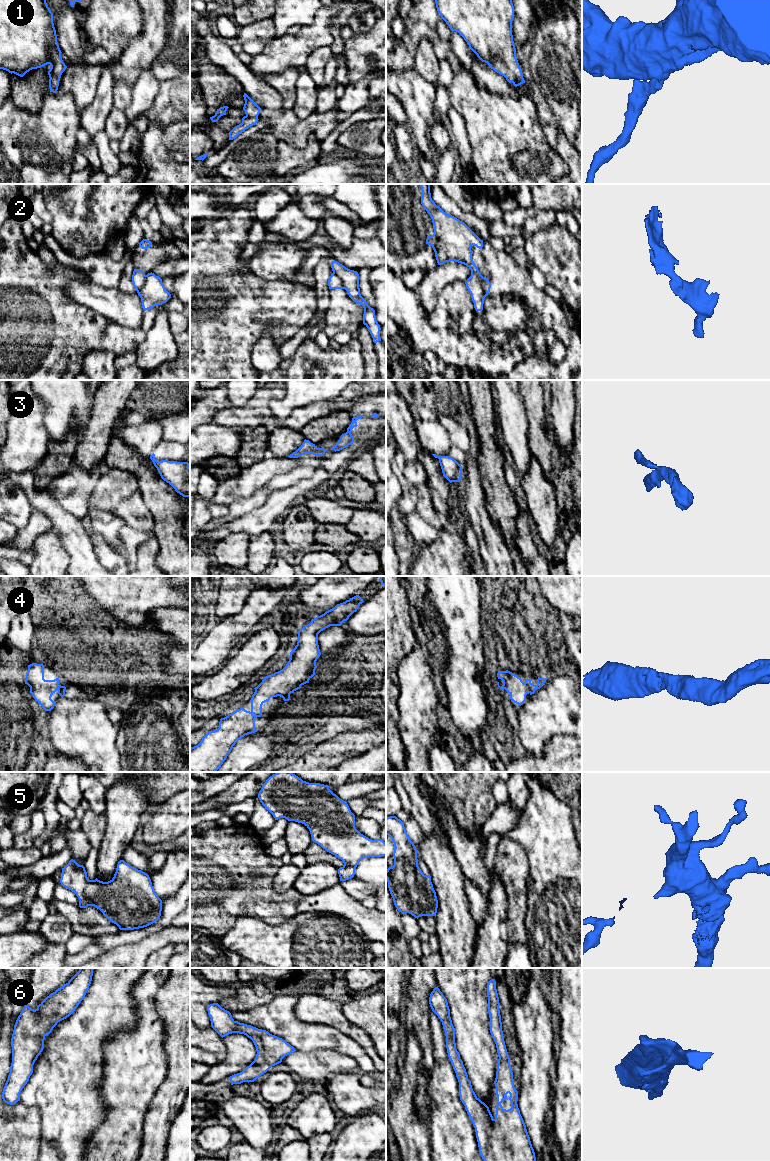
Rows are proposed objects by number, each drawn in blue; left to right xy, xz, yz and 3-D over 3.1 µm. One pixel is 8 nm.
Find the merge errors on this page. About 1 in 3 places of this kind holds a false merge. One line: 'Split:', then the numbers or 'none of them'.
Split: 2, 3

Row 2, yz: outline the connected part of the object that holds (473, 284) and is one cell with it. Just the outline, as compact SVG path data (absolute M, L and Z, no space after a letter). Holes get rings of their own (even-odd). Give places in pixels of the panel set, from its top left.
M471 275L465 282L468 291L471 294L472 301L474 303L474 308L476 311L483 310L484 299L487 296L481 283L479 277L476 275Z

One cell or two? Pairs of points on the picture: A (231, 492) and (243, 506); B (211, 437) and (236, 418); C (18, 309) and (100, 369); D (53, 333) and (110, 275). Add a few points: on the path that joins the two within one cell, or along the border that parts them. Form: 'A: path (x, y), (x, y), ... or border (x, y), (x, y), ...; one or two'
A: border (259, 489), (246, 498), (237, 498), (228, 506); two
B: border (212, 421), (241, 429); two
C: border (107, 352), (90, 351), (85, 356), (81, 369); two
D: border (70, 267), (75, 267), (89, 281); two

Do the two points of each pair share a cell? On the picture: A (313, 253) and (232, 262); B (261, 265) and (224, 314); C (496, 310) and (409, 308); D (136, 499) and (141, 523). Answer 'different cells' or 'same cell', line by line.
A: different cells
B: different cells
C: different cells
D: same cell

